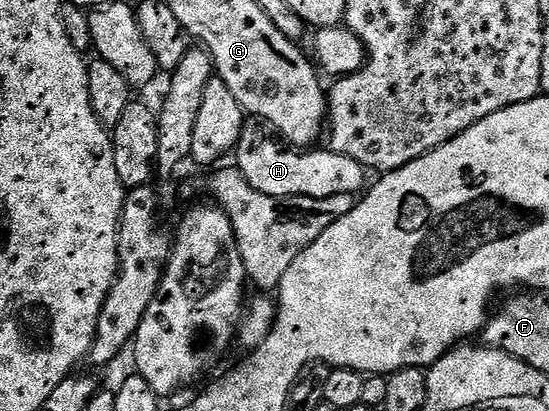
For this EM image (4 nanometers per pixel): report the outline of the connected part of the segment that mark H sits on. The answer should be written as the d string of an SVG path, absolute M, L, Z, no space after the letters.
M249 116L235 149L235 157L237 156L235 166L259 191L275 198L287 198L288 196L331 198L335 194L361 194L366 191L367 170L359 162L355 162L355 158L347 158L347 154L339 154L332 150L313 151L317 150L302 150L290 144L275 126L271 126L271 122L260 120L257 116Z

